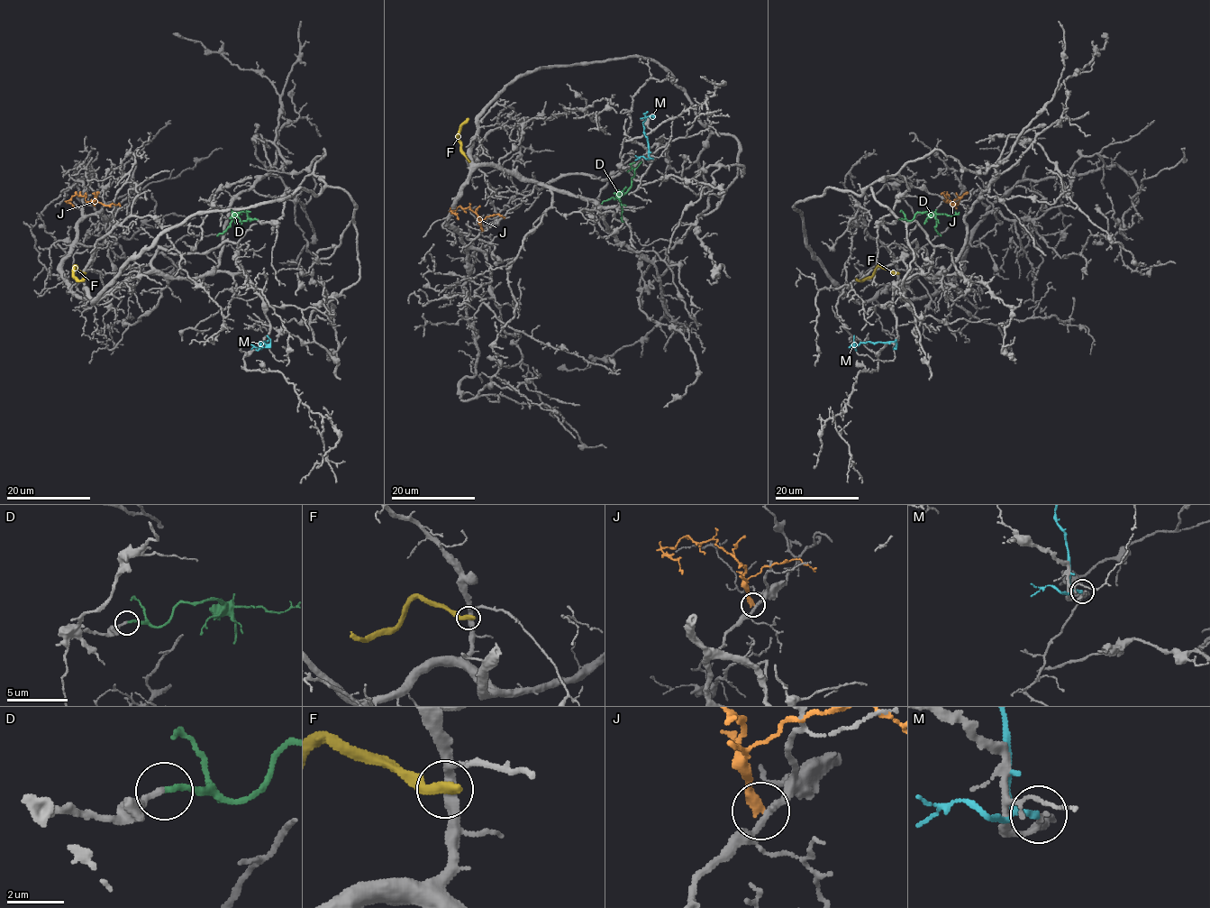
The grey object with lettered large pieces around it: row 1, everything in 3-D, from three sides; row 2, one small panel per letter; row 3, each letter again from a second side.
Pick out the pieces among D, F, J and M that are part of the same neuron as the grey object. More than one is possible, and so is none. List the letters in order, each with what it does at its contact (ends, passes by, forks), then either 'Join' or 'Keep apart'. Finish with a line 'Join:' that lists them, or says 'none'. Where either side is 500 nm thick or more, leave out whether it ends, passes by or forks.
D: It ends there. Join
F: It ends there. Keep apart
J: It ends there. Keep apart
M: It passes by. Keep apart
Join: D

